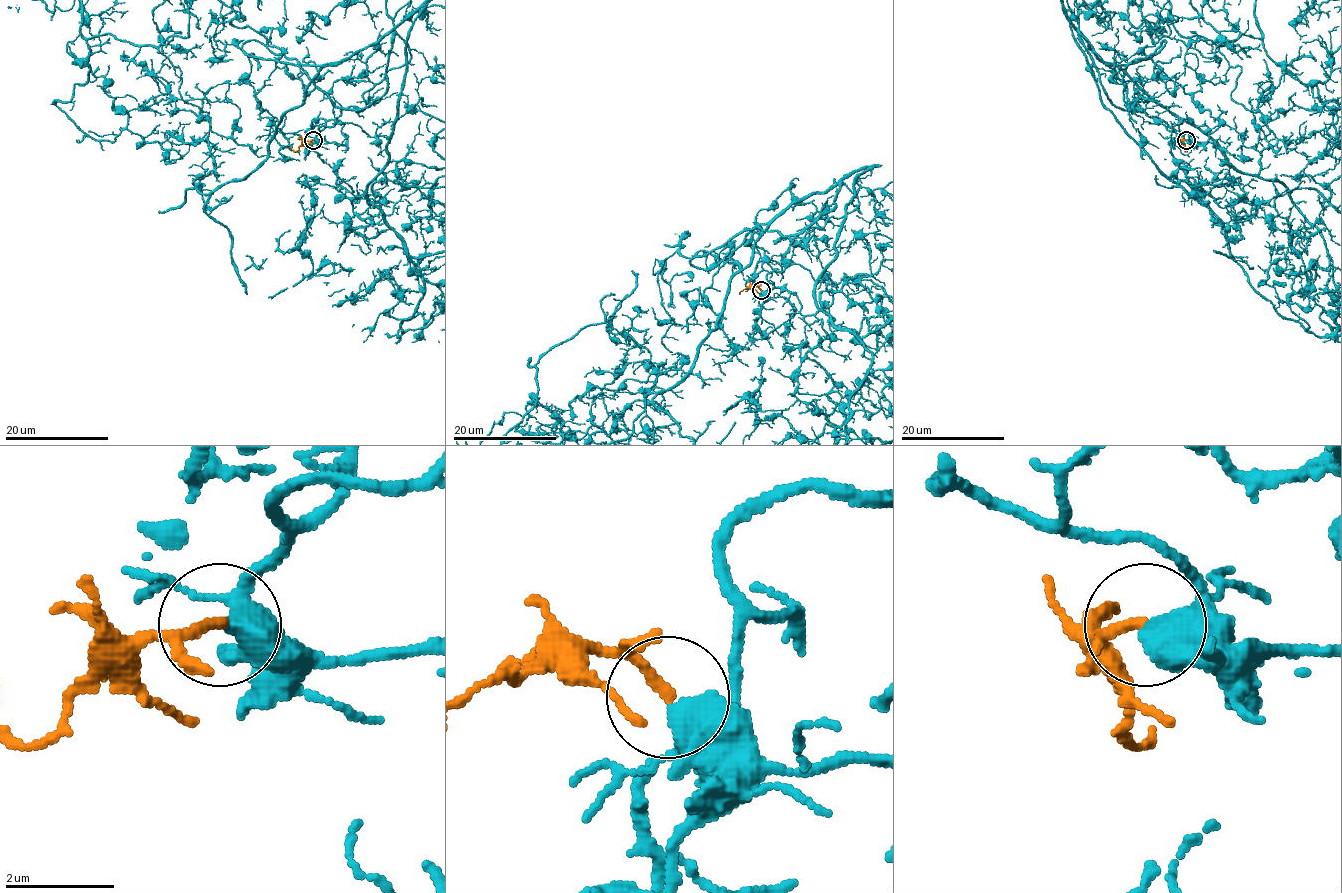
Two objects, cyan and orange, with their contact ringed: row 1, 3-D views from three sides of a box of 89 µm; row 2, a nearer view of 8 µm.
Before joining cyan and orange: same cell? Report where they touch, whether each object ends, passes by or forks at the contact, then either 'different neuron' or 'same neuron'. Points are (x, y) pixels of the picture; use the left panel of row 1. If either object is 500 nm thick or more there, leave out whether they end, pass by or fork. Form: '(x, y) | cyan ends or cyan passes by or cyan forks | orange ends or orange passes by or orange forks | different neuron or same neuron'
(313, 140) | cyan passes by | orange ends | same neuron

